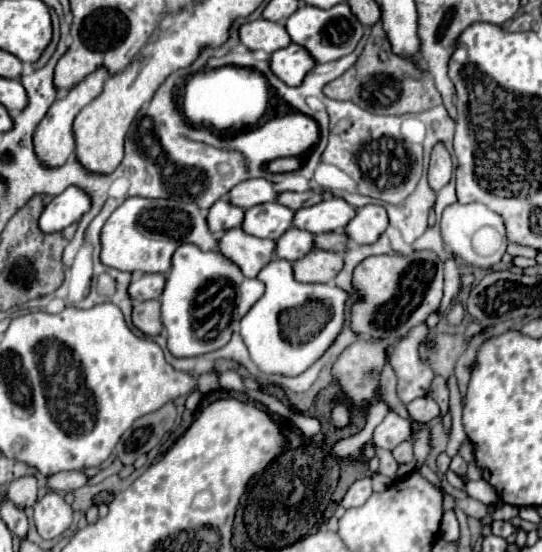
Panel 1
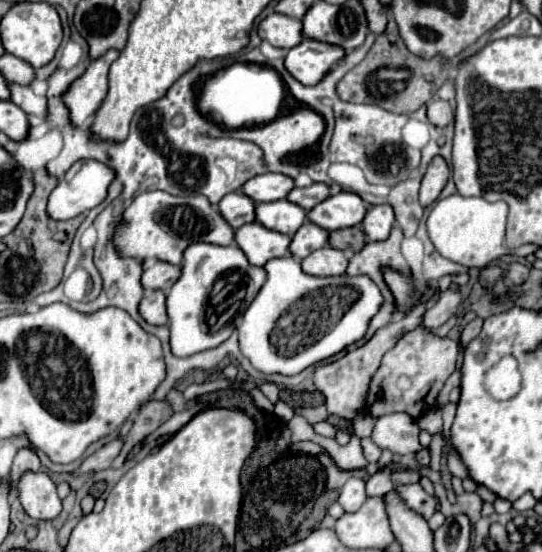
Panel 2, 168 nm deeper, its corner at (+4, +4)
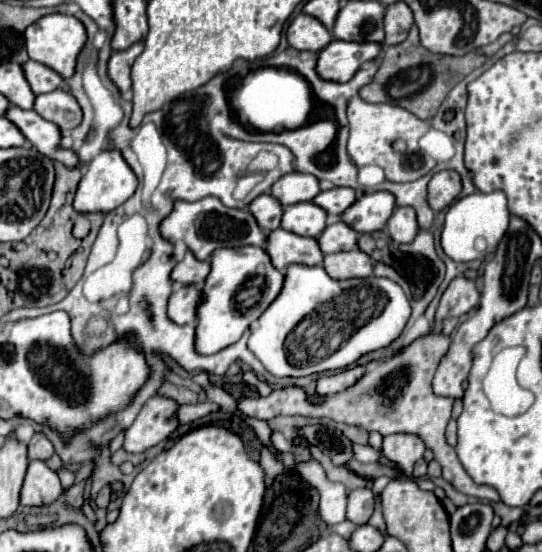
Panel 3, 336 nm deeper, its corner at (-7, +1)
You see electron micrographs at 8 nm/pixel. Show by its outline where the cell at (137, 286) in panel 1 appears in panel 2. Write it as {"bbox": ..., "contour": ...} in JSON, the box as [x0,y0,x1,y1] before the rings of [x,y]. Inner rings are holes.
{"bbox":[141,262,179,290],"contour":[[[157,262],[155,266],[151,266],[143,272],[141,286],[151,288],[151,290],[169,290],[177,278],[179,278],[179,266],[173,266],[167,262]]]}

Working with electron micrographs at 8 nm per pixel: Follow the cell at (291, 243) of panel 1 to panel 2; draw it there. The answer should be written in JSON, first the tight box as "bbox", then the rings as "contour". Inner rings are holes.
{"bbox":[289,222,329,260],"contour":[[[305,222],[305,224],[295,232],[295,236],[291,238],[289,252],[291,252],[297,260],[303,260],[303,258],[309,256],[311,252],[323,248],[323,246],[327,244],[327,236],[329,236],[327,230],[319,228],[317,224]]]}

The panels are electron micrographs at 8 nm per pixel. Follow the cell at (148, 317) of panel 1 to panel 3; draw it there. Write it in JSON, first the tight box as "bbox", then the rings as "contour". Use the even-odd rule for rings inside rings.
{"bbox":[168,287,200,323],"contour":[[[176,287],[170,303],[168,303],[168,315],[174,323],[196,323],[196,307],[200,305],[200,287]]]}

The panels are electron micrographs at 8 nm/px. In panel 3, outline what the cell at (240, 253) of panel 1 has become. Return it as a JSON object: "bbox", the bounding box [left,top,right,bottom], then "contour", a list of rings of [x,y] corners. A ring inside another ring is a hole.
{"bbox":[266,229,324,271],"contour":[[[276,229],[268,235],[266,251],[276,269],[286,271],[292,263],[302,265],[322,265],[324,253],[318,247],[318,239],[302,237],[284,229]]]}

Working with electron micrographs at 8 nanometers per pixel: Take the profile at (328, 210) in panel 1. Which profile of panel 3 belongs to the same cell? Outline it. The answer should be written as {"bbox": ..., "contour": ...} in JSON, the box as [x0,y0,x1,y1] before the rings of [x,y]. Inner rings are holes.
{"bbox":[342,191,396,233],"contour":[[[388,191],[366,193],[360,197],[344,215],[342,221],[348,223],[358,233],[382,231],[396,209],[396,197]]]}

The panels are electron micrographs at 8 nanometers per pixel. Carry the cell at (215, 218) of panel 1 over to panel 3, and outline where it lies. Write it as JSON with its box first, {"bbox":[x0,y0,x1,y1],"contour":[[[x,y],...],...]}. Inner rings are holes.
{"bbox":[250,195,284,233],"contour":[[[260,195],[250,203],[250,213],[256,217],[258,225],[268,233],[280,227],[280,219],[284,215],[284,207],[280,205],[278,199],[272,195]]]}

